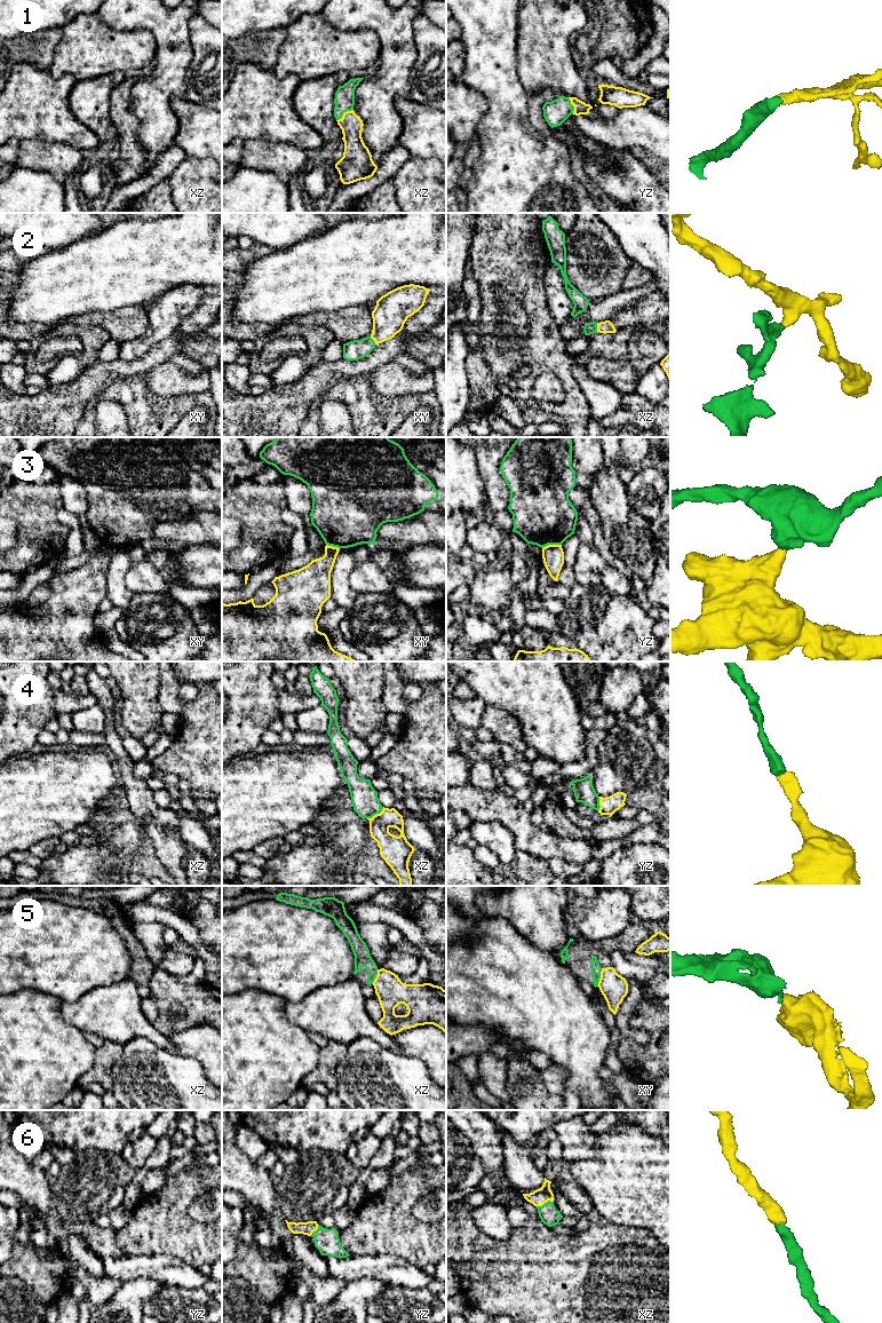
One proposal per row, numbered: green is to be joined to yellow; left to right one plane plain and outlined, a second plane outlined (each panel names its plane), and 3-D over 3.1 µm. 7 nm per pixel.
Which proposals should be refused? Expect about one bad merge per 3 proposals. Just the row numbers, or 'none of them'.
3, 5

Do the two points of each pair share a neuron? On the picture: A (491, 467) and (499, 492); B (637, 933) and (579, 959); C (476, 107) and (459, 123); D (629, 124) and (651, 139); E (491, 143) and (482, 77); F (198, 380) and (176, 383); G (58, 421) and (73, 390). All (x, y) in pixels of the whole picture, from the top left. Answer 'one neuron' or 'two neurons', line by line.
A: one neuron
B: one neuron
C: one neuron
D: one neuron
E: one neuron
F: one neuron
G: one neuron

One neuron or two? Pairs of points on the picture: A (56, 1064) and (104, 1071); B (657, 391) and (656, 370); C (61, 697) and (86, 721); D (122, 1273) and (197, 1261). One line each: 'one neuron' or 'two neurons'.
A: two neurons
B: one neuron
C: two neurons
D: two neurons

